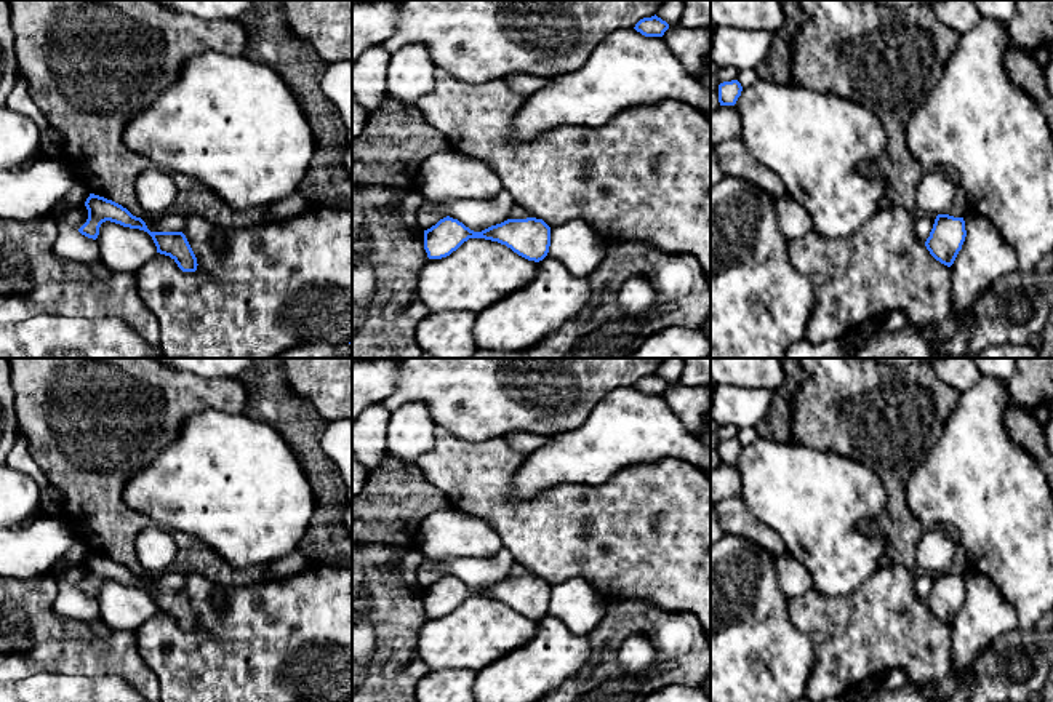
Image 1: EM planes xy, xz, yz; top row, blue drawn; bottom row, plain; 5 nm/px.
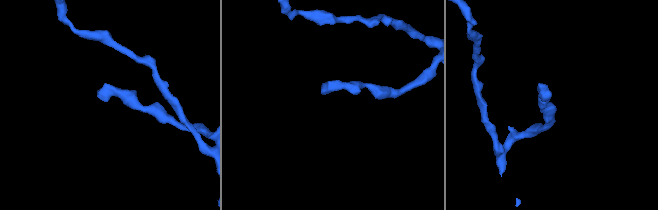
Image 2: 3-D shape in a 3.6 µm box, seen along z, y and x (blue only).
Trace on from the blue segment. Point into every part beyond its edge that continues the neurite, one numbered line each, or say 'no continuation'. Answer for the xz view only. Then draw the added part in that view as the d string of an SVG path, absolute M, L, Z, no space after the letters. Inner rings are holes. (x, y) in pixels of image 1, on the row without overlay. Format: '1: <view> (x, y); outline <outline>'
no continuation

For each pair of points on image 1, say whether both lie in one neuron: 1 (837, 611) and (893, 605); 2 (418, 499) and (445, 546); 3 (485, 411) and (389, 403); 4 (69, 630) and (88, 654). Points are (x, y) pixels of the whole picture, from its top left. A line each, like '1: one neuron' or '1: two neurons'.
1: one neuron
2: two neurons
3: one neuron
4: two neurons

